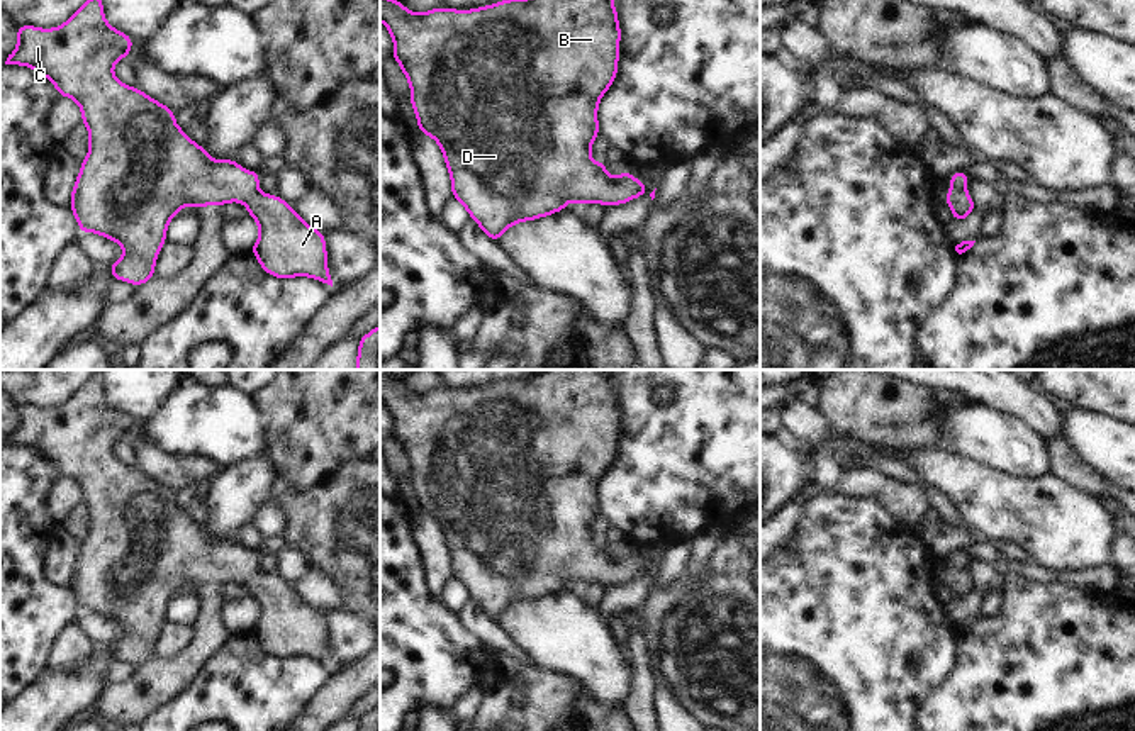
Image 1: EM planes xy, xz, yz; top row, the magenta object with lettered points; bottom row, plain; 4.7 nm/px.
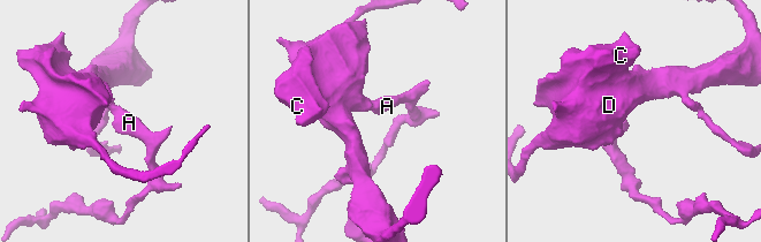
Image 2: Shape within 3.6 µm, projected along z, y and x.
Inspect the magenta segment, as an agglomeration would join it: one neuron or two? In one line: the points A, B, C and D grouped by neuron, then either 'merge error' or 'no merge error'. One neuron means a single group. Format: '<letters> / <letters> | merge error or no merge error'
A B C D | no merge error

